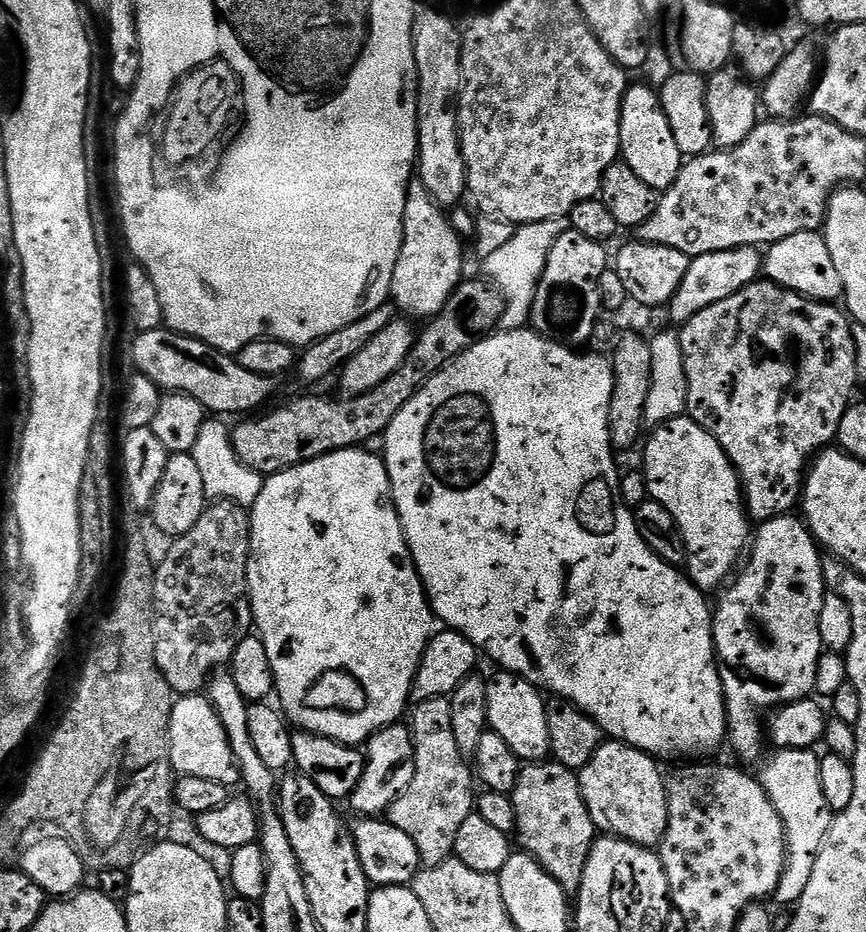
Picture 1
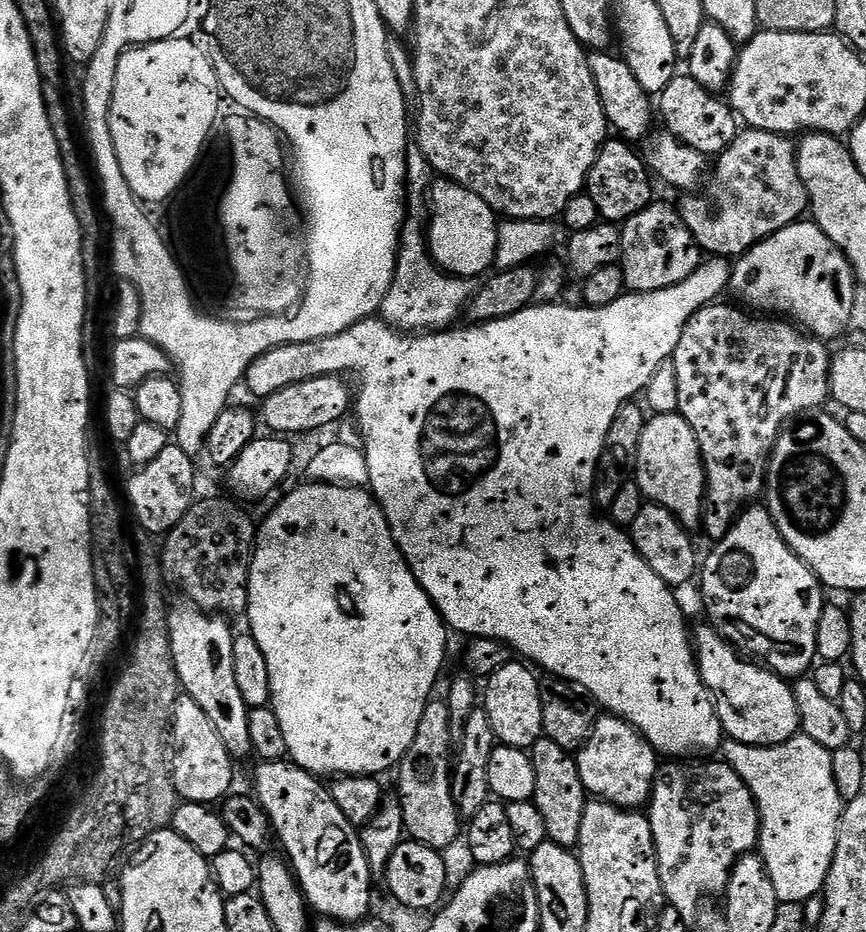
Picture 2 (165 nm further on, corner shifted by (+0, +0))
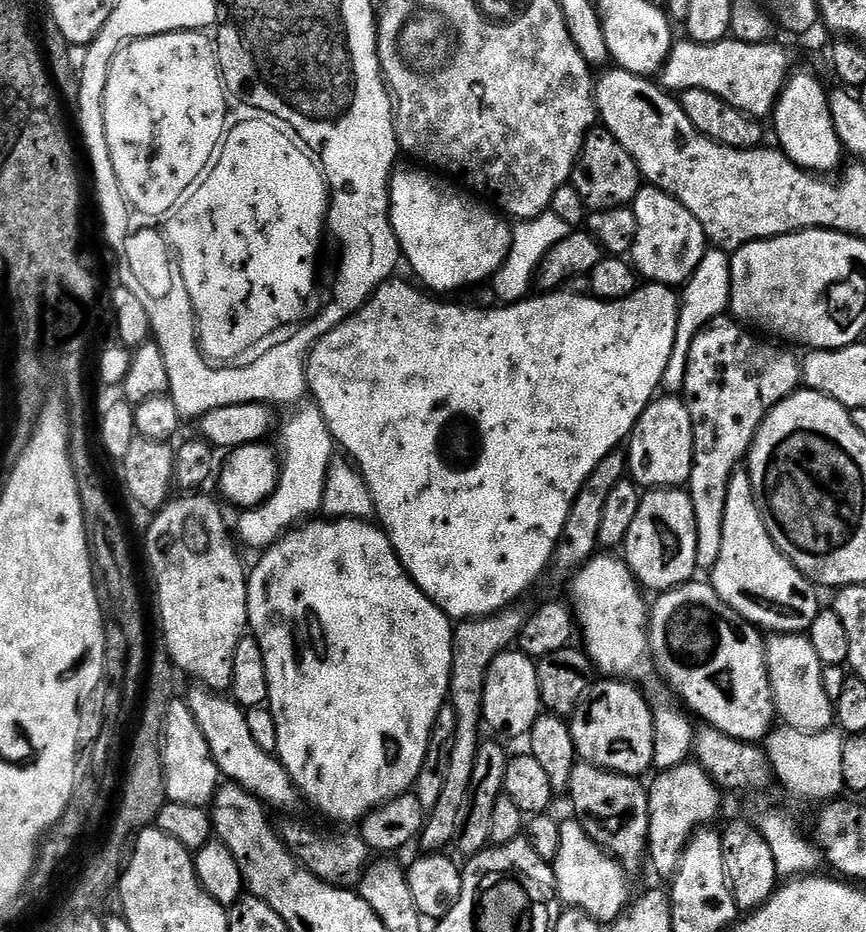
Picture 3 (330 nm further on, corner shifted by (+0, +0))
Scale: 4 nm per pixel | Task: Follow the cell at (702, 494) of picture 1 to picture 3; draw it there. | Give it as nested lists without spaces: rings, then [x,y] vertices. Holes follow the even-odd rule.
[[[664,394],[653,399],[633,426],[627,448],[631,479],[645,489],[687,485],[694,458],[694,430],[690,422],[690,410],[684,405],[683,399],[676,394]]]

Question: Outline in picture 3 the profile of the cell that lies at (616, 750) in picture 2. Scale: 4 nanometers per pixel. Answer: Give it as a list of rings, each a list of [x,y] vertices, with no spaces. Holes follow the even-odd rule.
[[[600,678],[597,681],[584,693],[570,717],[576,755],[581,761],[605,768],[608,772],[643,777],[643,772],[648,767],[653,767],[656,758],[656,717],[653,705],[644,701],[644,696],[636,689],[639,687],[635,683],[620,678]]]

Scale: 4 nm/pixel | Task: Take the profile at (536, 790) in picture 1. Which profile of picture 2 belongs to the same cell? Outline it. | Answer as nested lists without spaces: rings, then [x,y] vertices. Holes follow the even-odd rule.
[[[547,738],[540,739],[530,749],[530,755],[536,775],[534,803],[546,821],[548,839],[563,848],[575,849],[578,845],[578,834],[582,830],[582,814],[586,803],[582,774],[578,774],[576,756],[558,746],[558,742],[550,742]]]

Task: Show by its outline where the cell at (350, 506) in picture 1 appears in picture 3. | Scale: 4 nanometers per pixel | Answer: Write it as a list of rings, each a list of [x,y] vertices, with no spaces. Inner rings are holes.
[[[313,519],[287,531],[261,556],[264,557],[248,576],[248,627],[258,646],[262,646],[262,658],[266,658],[267,707],[272,709],[274,722],[278,726],[275,755],[280,765],[290,774],[297,793],[303,799],[305,796],[322,815],[329,816],[332,820],[341,820],[344,824],[355,825],[373,808],[381,808],[386,802],[413,791],[428,753],[432,728],[448,700],[453,621],[412,581],[383,528],[367,520]]]

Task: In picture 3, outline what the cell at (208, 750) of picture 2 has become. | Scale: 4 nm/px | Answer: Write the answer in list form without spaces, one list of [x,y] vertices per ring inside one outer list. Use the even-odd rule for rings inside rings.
[[[173,698],[170,702],[164,719],[162,751],[168,800],[173,804],[199,808],[211,805],[222,787],[220,768],[210,754],[210,746],[206,746],[206,737],[202,735],[198,722],[194,722],[194,714],[190,714],[190,706],[183,699]]]

